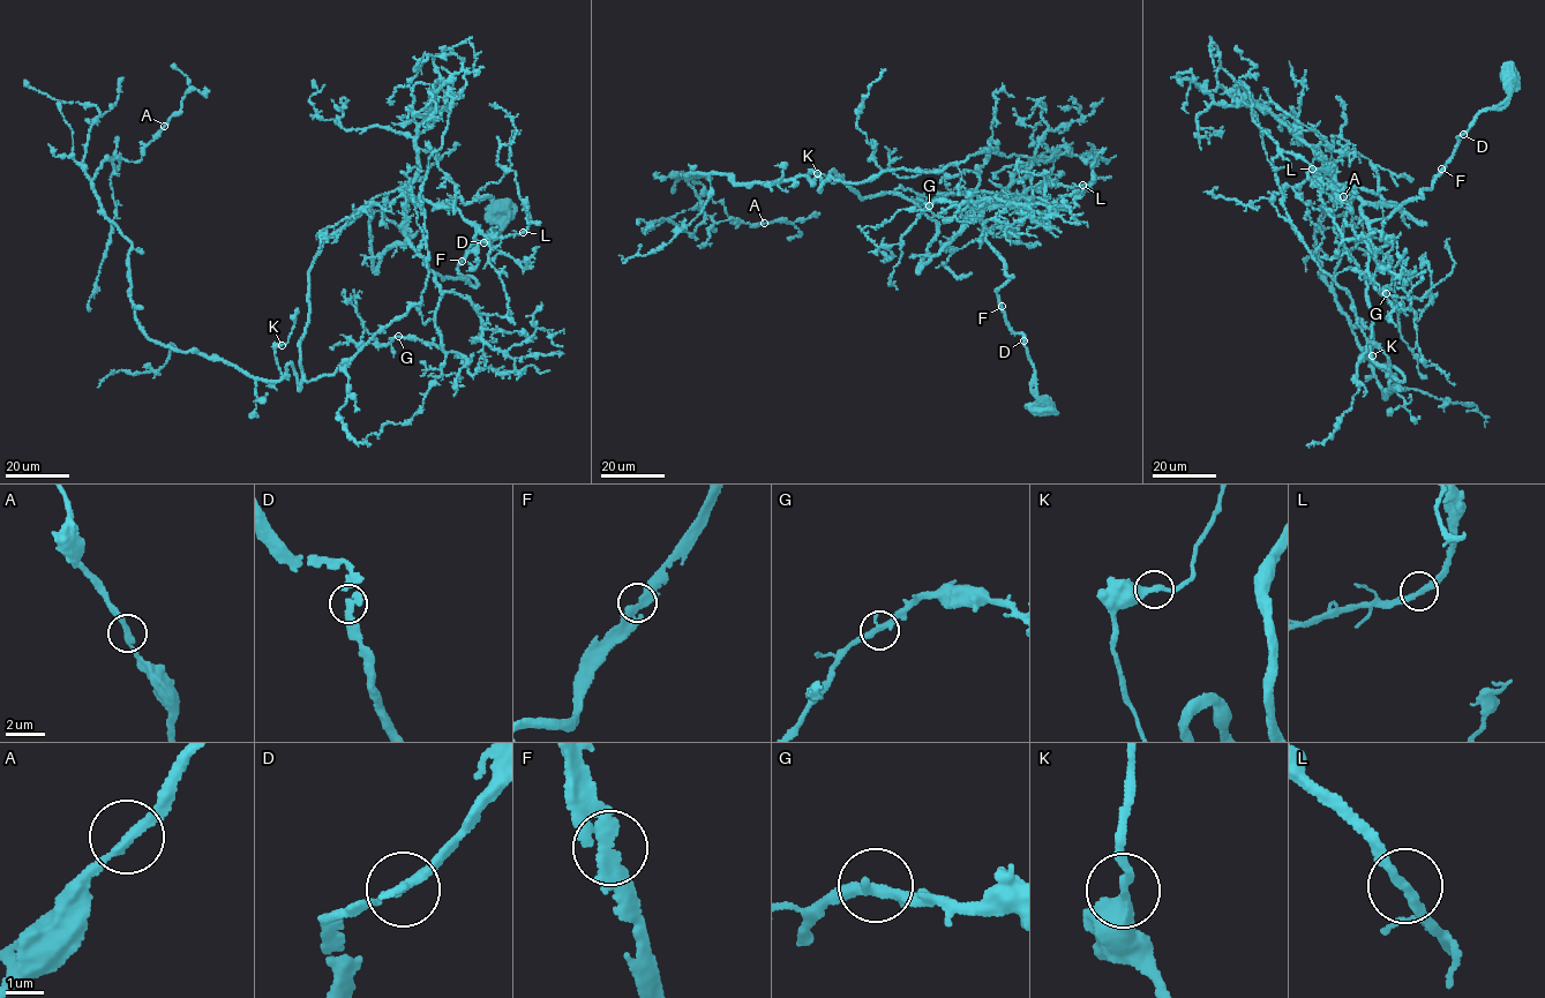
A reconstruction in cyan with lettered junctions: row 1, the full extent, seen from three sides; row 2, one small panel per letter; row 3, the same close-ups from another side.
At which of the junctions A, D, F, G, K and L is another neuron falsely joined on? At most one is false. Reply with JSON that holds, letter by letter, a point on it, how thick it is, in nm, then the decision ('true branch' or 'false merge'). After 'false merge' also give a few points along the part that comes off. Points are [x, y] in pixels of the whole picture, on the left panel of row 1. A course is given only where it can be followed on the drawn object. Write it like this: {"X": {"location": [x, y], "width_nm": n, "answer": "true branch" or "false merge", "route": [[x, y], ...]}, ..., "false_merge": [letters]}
{"A": {"location": [164, 126], "width_nm": 240, "answer": "true branch"}, "D": {"location": [484, 242], "width_nm": 280, "answer": "true branch"}, "F": {"location": [462, 261], "width_nm": 320, "answer": "true branch"}, "G": {"location": [398, 336], "width_nm": 280, "answer": "true branch"}, "K": {"location": [282, 345], "width_nm": 240, "answer": "true branch"}, "L": {"location": [523, 232], "width_nm": 240, "answer": "true branch"}, "false_merge": []}

